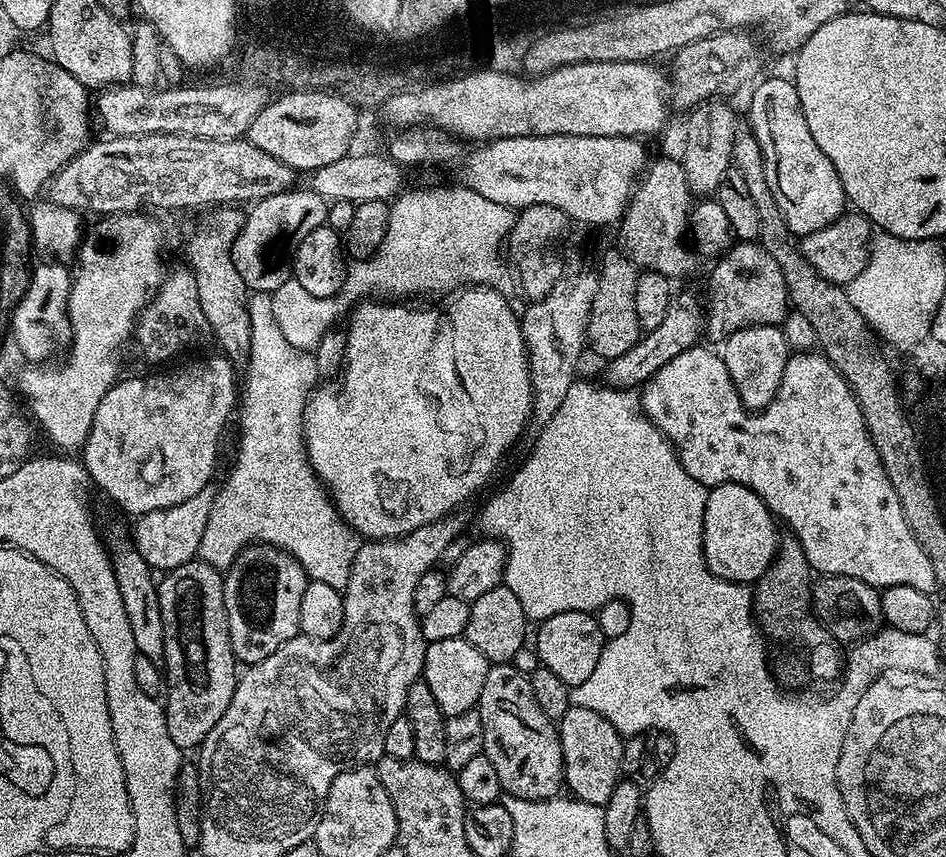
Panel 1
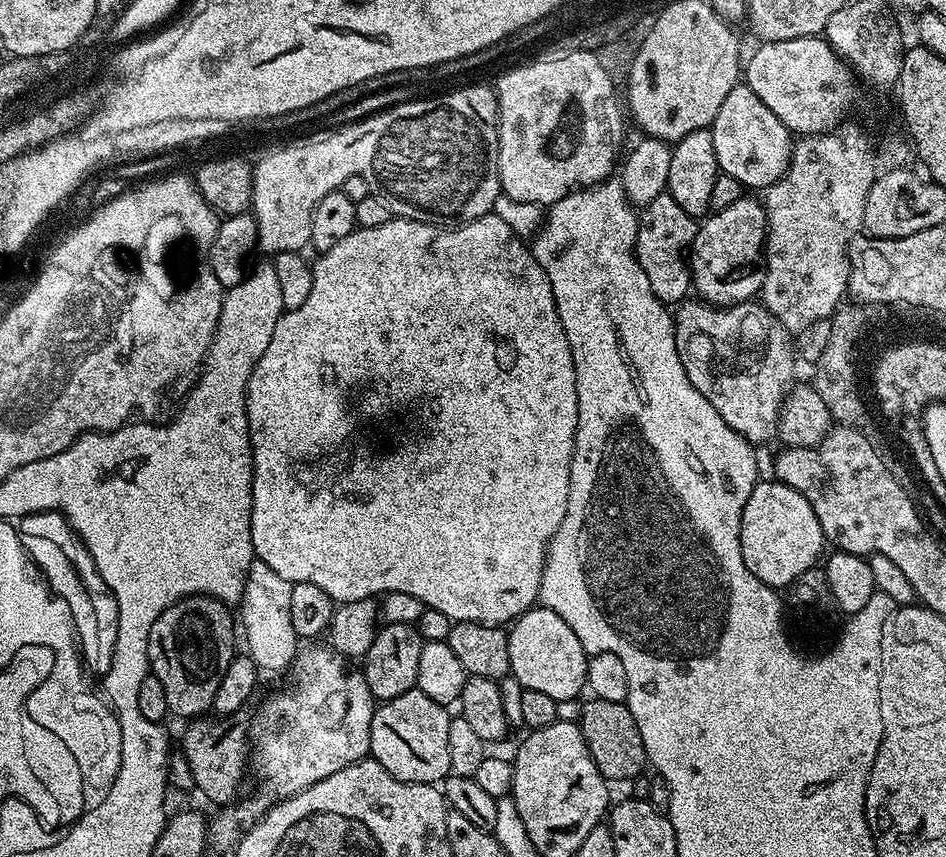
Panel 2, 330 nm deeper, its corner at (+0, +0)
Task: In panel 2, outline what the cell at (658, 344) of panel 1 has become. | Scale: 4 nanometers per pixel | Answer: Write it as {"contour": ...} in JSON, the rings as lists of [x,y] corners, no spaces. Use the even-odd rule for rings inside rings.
{"contour":[[[745,194],[740,197],[738,202],[730,202],[730,206],[717,208],[699,221],[696,237],[690,245],[690,267],[692,269],[692,288],[703,303],[715,304],[717,308],[744,304],[747,300],[753,299],[764,287],[768,215],[763,203],[759,199],[751,200],[750,196]]]}

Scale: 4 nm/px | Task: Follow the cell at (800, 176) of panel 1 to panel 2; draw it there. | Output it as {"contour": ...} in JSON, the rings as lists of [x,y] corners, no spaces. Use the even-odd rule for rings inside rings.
{"contour":[[[736,83],[734,90],[726,94],[710,131],[721,173],[730,178],[738,178],[745,189],[767,190],[788,169],[794,143],[793,133],[788,131],[774,110],[770,110],[770,106],[766,106],[766,102],[762,102],[762,98],[758,98],[758,94],[748,88],[747,83]]]}

